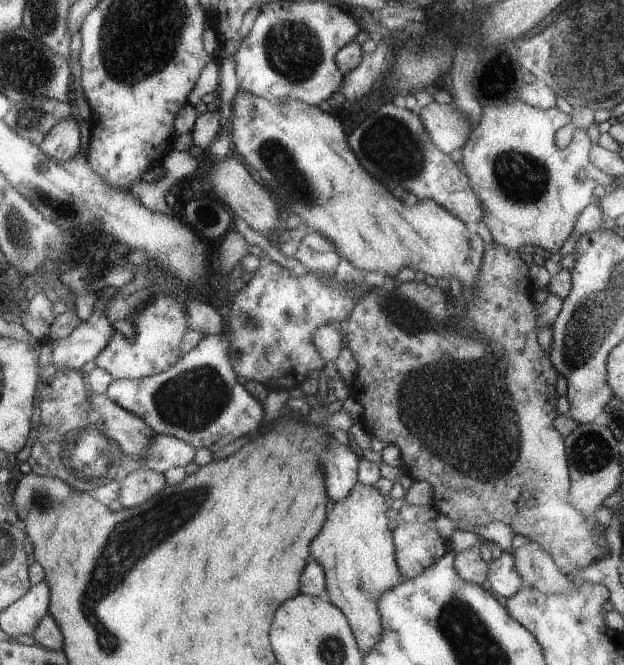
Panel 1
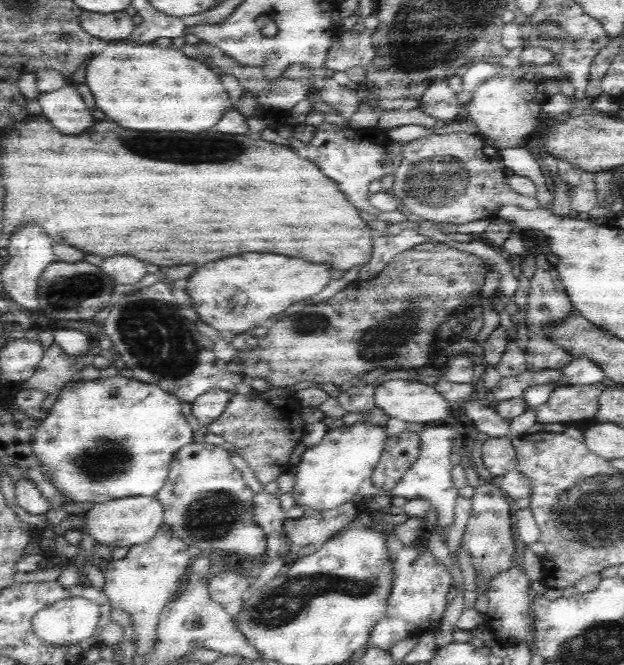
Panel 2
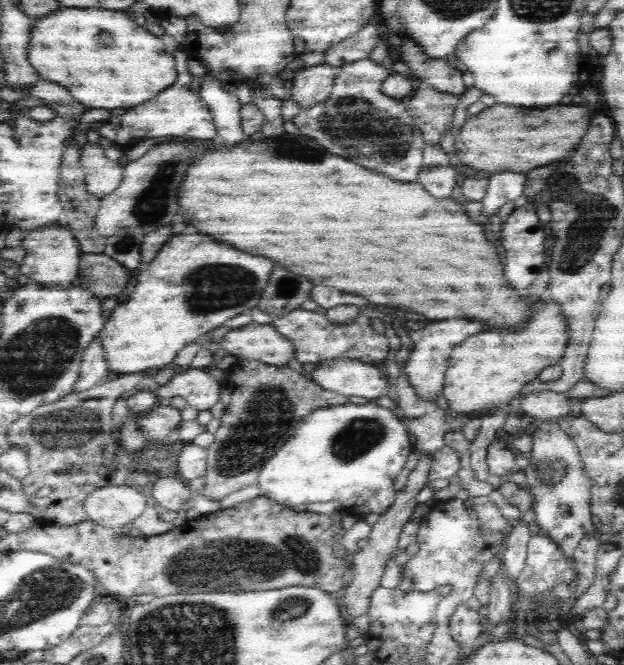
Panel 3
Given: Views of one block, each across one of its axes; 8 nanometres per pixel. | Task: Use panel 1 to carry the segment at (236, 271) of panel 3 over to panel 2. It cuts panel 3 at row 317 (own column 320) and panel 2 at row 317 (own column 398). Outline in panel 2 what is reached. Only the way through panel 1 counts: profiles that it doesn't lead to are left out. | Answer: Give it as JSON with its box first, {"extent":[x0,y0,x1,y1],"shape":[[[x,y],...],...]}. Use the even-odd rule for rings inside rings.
{"extent":[188,254,332,332],"shape":[[[244,254],[204,264],[188,280],[188,296],[198,316],[220,332],[248,332],[288,306],[322,292],[332,280],[328,264],[308,264],[278,254]]]}

